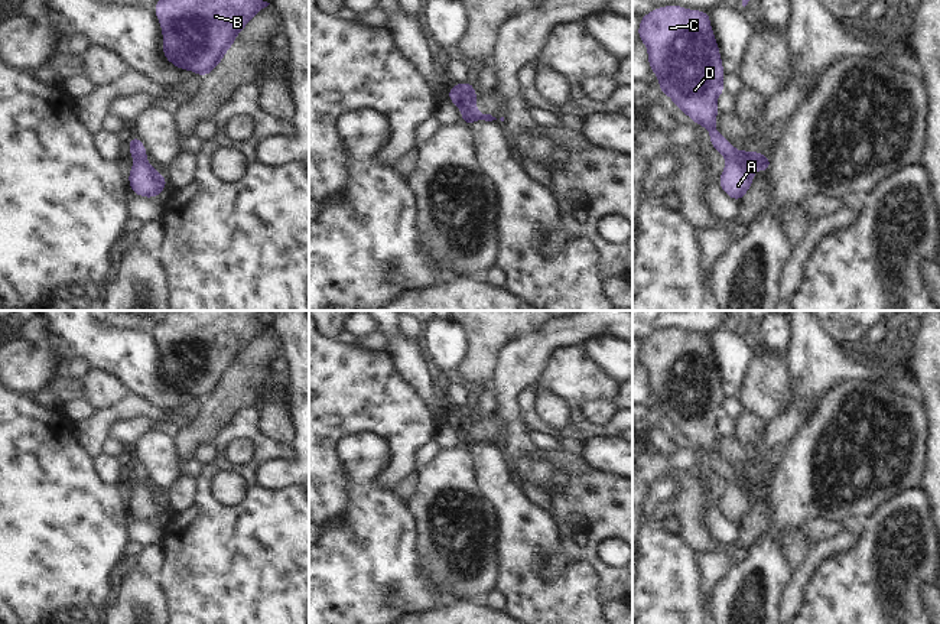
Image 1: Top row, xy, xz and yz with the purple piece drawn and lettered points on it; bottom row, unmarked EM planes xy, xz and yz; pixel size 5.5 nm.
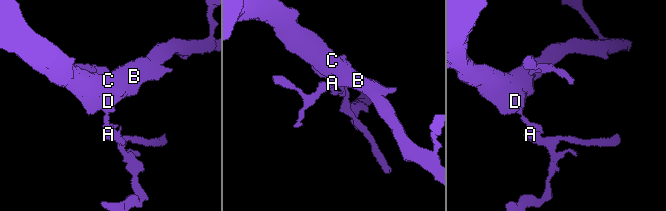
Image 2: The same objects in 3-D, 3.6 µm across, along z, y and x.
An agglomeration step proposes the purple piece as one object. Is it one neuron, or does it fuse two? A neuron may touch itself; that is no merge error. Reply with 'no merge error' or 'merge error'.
no merge error

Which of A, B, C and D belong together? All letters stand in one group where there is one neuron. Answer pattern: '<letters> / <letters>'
A B C D

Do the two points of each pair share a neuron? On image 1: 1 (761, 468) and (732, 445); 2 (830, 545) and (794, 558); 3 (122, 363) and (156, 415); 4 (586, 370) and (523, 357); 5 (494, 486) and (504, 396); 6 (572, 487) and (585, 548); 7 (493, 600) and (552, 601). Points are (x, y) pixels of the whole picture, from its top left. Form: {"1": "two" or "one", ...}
{"1": "one", "2": "two", "3": "two", "4": "two", "5": "two", "6": "one", "7": "two"}

